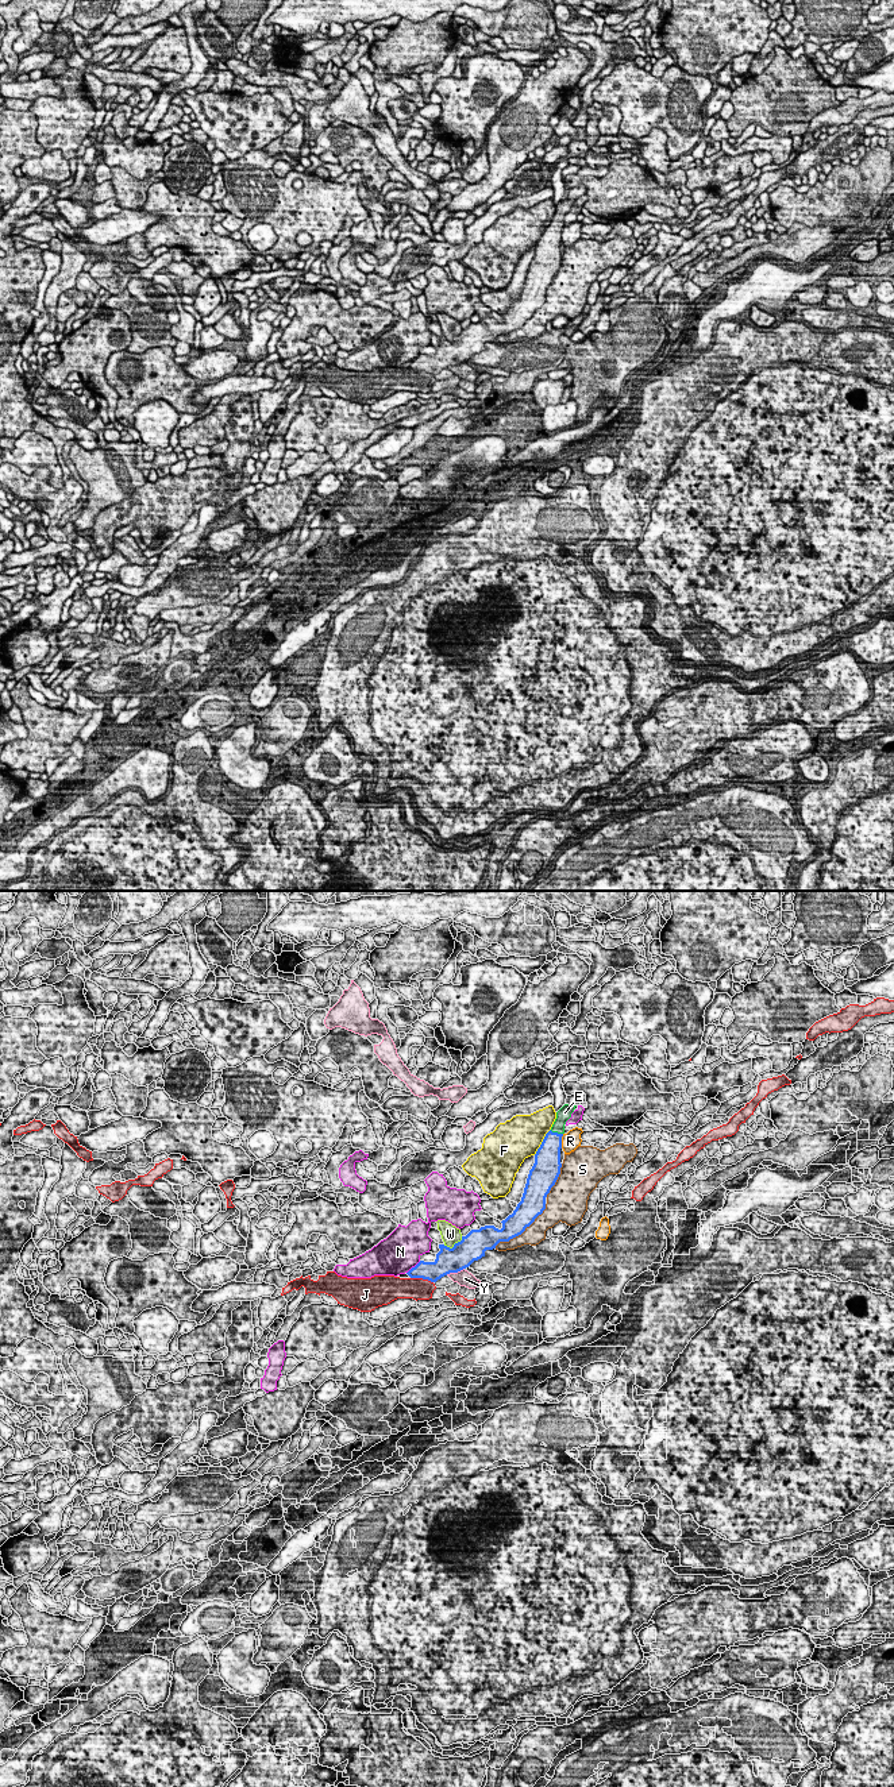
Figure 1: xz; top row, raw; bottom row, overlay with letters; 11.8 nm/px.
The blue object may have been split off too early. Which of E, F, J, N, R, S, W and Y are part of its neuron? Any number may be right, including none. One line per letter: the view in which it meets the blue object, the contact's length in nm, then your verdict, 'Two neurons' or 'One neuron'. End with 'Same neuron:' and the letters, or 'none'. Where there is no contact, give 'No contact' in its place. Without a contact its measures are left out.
E: Touches blue in xz. Shared border 170 nm. One neuron
F: Touches blue in xz. Shared border 380 nm. Two neurons
J: Touches blue in xz. Shared border 280 nm. Two neurons
N: Touches blue in xz. Shared border 240 nm. Two neurons
R: Touches blue in xz. Shared border 180 nm. Two neurons
S: Touches blue in xz. Shared border 800 nm. Two neurons
W: Touches blue in xz. Shared border 260 nm. Two neurons
Y: Touches blue in xz. Shared border 240 nm. Two neurons
Same neuron: E

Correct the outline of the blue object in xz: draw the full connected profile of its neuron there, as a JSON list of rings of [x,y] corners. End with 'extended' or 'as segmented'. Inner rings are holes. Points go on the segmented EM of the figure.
[[[564,1104],[558,1112],[551,1130],[546,1134],[535,1154],[535,1163],[529,1170],[521,1201],[512,1215],[502,1220],[502,1228],[485,1226],[471,1230],[452,1248],[439,1244],[440,1251],[433,1262],[420,1261],[406,1274],[411,1278],[423,1278],[436,1282],[450,1273],[469,1267],[474,1261],[485,1257],[500,1242],[509,1242],[521,1235],[546,1209],[546,1197],[560,1174],[560,1149],[564,1124],[577,1105]]]; extended

